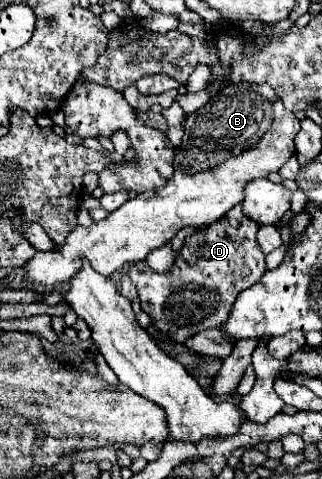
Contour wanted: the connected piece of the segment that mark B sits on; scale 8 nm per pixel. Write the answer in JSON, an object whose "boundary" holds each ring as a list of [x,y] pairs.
{"boundary":[[[241,82],[241,84],[231,84],[231,86],[227,86],[225,90],[221,90],[221,94],[213,96],[203,108],[199,108],[199,110],[195,110],[193,114],[187,116],[185,134],[183,134],[183,142],[181,142],[181,152],[179,152],[177,158],[175,158],[175,176],[165,184],[165,188],[141,192],[141,194],[137,194],[135,198],[127,200],[121,208],[117,208],[117,212],[111,212],[105,220],[93,222],[89,228],[77,226],[73,232],[69,232],[65,244],[63,244],[63,246],[57,246],[53,252],[37,252],[37,254],[35,254],[29,262],[25,262],[25,266],[23,266],[25,280],[29,280],[31,284],[37,284],[37,286],[39,286],[39,284],[41,284],[41,286],[49,286],[49,288],[53,290],[53,294],[65,296],[65,288],[69,288],[69,280],[79,272],[79,268],[81,268],[81,264],[83,264],[83,258],[89,260],[89,264],[93,264],[93,270],[95,270],[95,272],[101,272],[101,276],[109,276],[109,278],[111,278],[111,274],[115,274],[117,270],[121,270],[125,264],[135,264],[135,262],[139,262],[139,260],[145,260],[151,250],[157,250],[157,248],[163,248],[165,244],[169,244],[169,242],[173,240],[173,236],[175,236],[181,228],[185,228],[185,226],[203,228],[203,226],[209,226],[209,224],[221,220],[221,216],[225,216],[235,204],[243,202],[243,186],[245,186],[247,182],[251,182],[251,180],[255,180],[255,178],[267,178],[269,172],[279,172],[279,168],[289,160],[289,156],[291,156],[293,150],[295,150],[293,138],[295,138],[297,132],[299,132],[299,120],[293,116],[293,112],[289,112],[289,110],[281,104],[281,98],[273,92],[273,88],[269,88],[269,84],[245,84],[245,82]]]}

